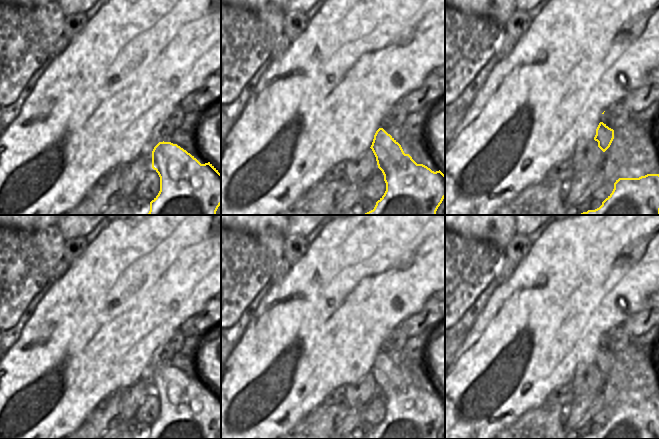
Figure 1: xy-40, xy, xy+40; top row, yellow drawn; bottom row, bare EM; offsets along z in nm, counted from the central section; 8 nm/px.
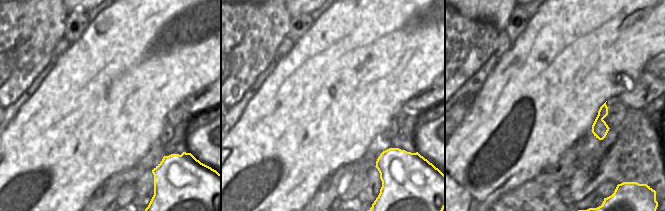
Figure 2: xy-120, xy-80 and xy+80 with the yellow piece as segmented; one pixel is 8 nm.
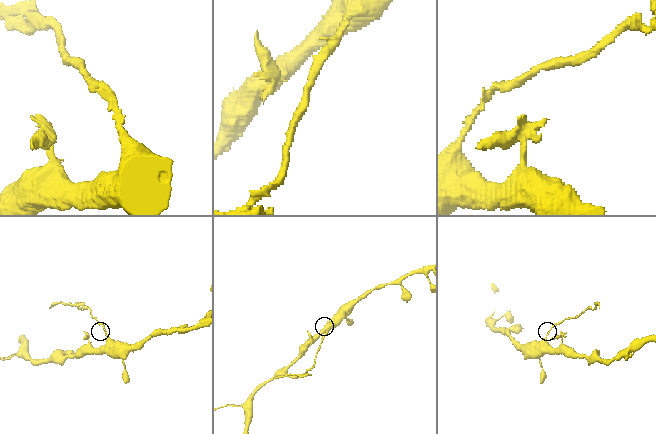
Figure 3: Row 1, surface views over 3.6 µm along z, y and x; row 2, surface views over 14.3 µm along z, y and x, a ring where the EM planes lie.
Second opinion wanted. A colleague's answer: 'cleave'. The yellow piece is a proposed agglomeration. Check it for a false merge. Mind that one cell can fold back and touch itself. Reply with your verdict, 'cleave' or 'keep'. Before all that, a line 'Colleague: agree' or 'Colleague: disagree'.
Colleague: agree
cleave

